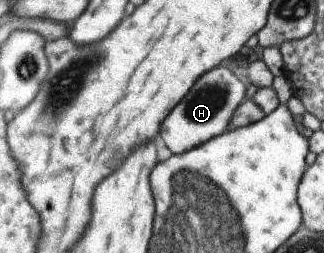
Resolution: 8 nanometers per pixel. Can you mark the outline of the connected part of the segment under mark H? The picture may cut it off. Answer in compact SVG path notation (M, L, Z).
M227 67L210 69L193 83L193 87L185 93L185 99L181 99L181 103L177 103L177 107L173 107L173 111L169 111L169 115L161 121L159 137L172 154L189 151L227 130L235 107L245 97L245 85L233 74Z

